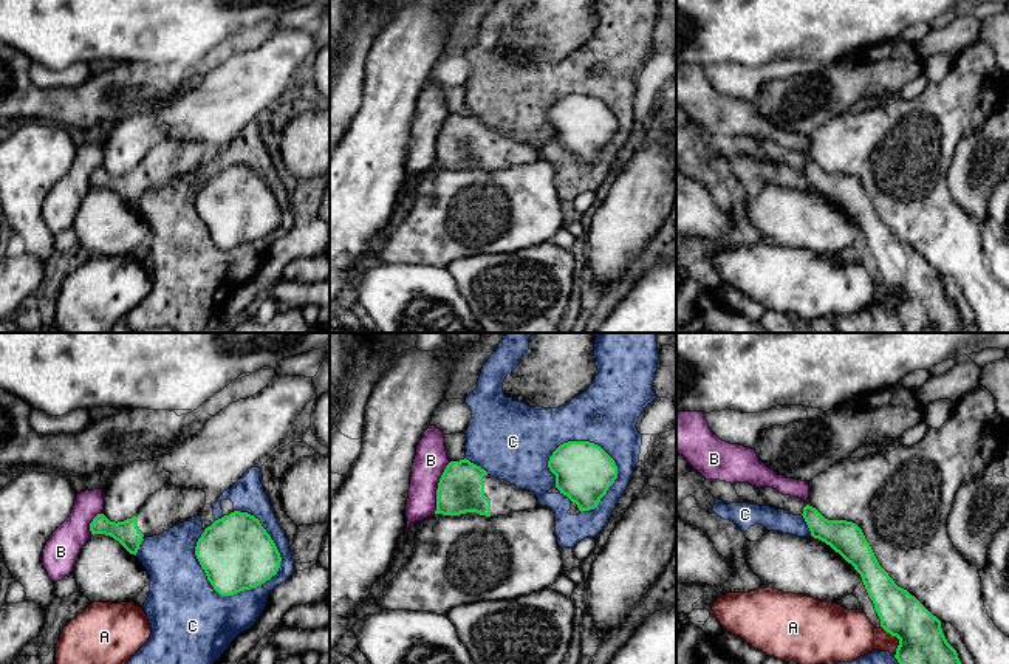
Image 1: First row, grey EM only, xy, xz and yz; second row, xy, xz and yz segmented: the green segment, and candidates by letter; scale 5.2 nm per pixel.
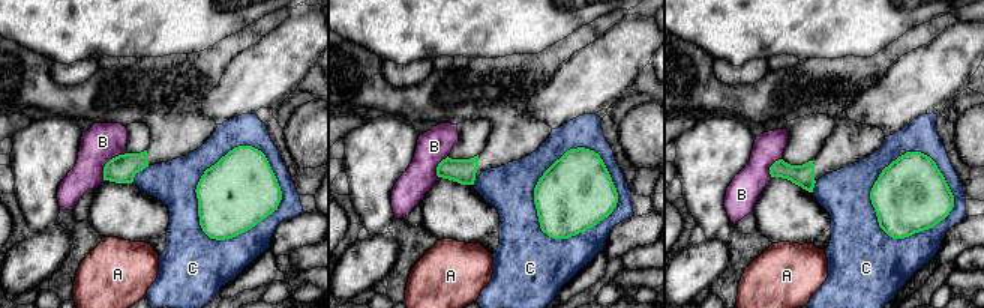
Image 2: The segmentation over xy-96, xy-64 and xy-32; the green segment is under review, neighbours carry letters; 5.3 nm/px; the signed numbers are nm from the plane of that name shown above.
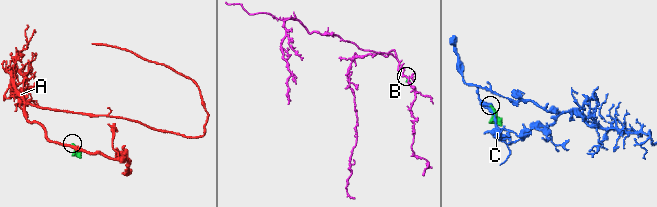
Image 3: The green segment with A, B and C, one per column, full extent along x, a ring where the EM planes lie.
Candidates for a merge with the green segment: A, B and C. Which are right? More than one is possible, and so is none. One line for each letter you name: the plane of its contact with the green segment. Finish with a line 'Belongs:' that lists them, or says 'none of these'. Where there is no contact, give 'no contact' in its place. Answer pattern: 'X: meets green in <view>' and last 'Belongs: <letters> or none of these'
Belongs: none of these

